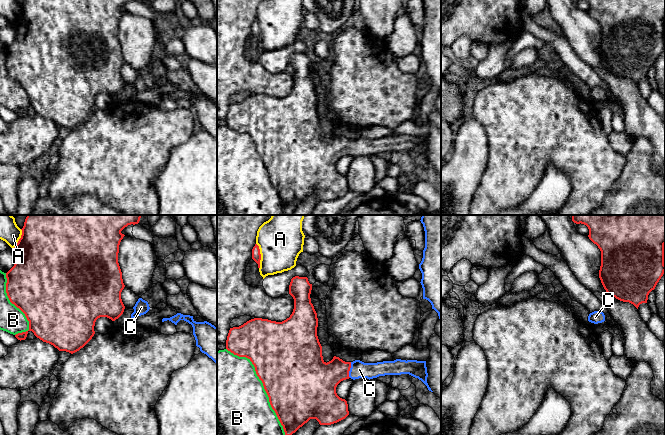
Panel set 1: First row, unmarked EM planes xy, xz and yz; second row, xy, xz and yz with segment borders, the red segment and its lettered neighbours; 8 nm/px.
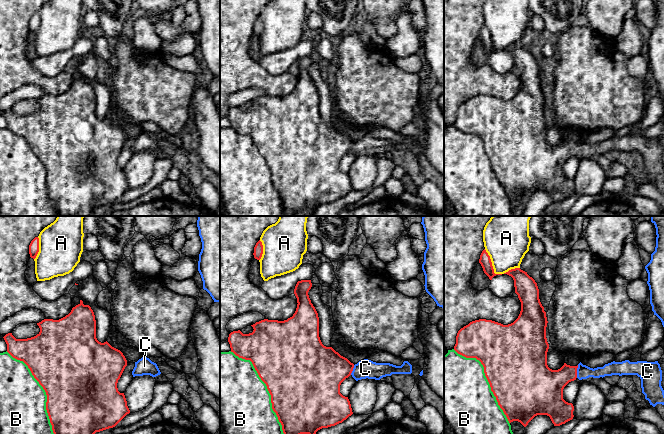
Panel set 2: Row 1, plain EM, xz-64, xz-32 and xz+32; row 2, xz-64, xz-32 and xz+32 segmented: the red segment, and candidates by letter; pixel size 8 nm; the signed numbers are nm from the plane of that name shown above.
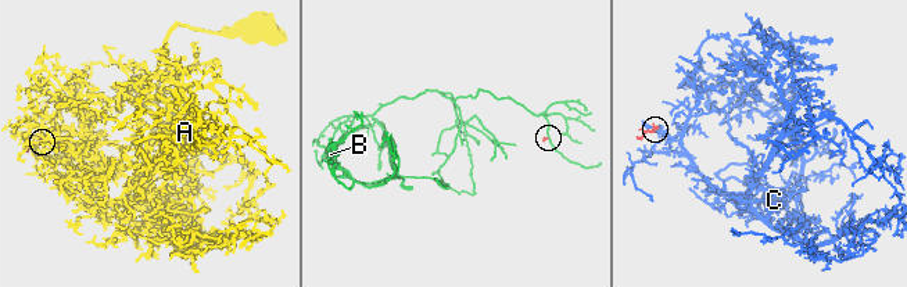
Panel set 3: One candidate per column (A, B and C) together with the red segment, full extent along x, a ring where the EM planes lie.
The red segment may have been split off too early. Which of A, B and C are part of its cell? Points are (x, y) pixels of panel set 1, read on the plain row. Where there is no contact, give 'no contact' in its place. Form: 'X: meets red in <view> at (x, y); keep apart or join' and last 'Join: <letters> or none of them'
A: meets red in xz at (260, 32); keep apart
B: meets red in xz at (264, 163); keep apart
C: meets red in xz at (349, 146); join
Join: C

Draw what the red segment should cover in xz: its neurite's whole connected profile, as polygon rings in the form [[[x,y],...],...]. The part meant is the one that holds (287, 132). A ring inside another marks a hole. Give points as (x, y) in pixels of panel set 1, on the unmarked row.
[[[295,52],[289,61],[289,70],[294,75],[294,85],[289,94],[282,98],[268,95],[254,94],[239,103],[230,104],[226,125],[239,133],[248,134],[255,143],[259,155],[269,173],[272,185],[275,187],[287,213],[295,209],[310,195],[316,195],[320,201],[331,201],[345,195],[349,191],[348,180],[345,175],[340,174],[336,169],[337,161],[346,155],[367,154],[373,155],[385,151],[409,150],[421,156],[433,168],[427,159],[426,137],[401,136],[383,137],[377,139],[364,139],[360,136],[345,138],[334,132],[329,138],[325,138],[322,132],[322,122],[317,112],[318,94],[311,79],[312,60],[307,53]]]

